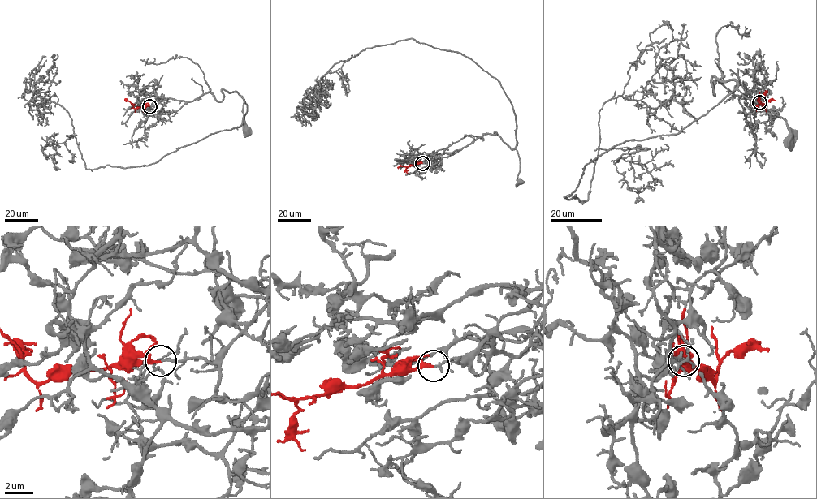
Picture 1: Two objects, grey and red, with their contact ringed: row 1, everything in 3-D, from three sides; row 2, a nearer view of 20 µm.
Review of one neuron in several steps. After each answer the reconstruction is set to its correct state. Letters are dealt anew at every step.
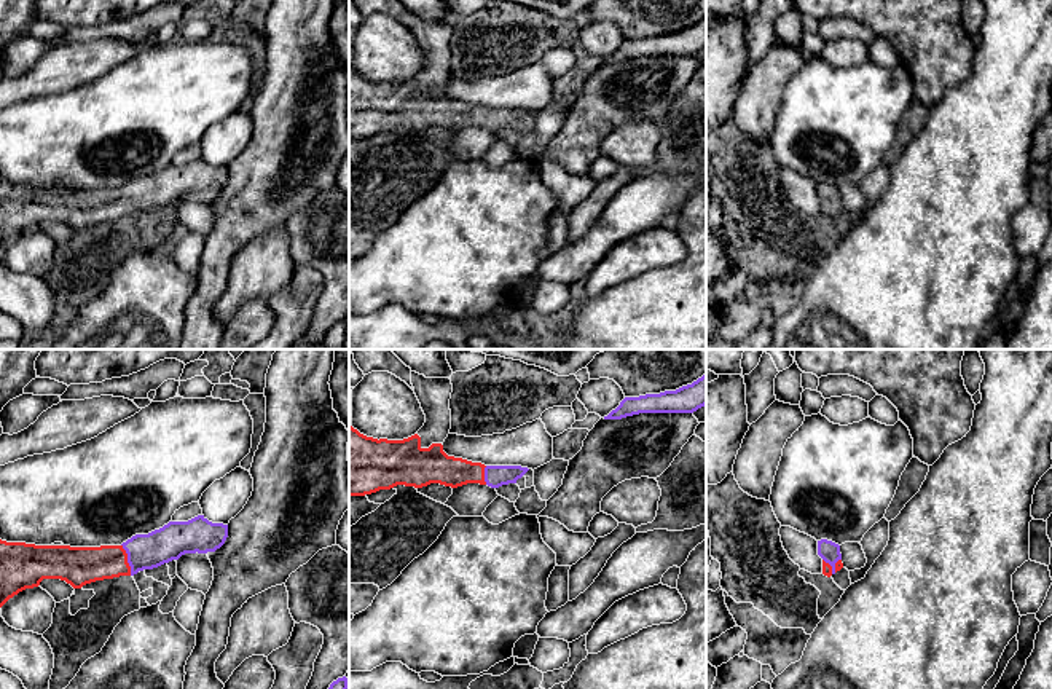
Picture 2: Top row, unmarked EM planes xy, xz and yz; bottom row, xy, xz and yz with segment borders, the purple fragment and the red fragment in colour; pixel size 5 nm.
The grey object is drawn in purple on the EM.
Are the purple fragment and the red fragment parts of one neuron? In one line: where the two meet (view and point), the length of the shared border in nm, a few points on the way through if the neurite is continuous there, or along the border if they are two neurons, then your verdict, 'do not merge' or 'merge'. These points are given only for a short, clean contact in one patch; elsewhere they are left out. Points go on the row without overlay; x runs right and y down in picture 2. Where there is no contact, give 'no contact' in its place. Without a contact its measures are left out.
meets purple in xy at (128, 203); contact 170 nm long; runs through xy (169, 185), (142, 193), (128, 203), (78, 208); merge

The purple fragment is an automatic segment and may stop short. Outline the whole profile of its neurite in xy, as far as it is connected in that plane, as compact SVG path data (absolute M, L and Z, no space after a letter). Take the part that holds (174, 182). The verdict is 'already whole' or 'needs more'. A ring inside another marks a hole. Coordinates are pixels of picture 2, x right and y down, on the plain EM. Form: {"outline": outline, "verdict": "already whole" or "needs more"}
{"outline": "M198 158L135 177L121 188L35 188L0 182L0 250L19 234L38 230L43 222L61 222L81 231L96 223L158 211L185 196L215 195L226 180L228 167Z", "verdict": "needs more"}

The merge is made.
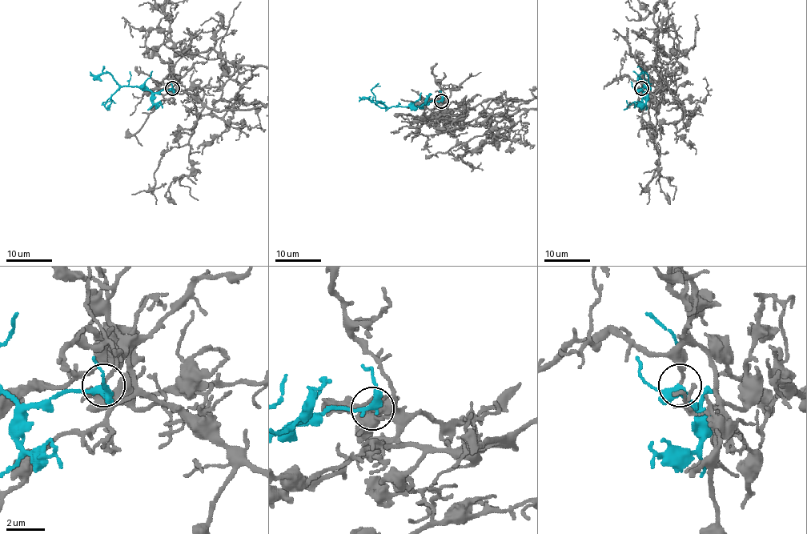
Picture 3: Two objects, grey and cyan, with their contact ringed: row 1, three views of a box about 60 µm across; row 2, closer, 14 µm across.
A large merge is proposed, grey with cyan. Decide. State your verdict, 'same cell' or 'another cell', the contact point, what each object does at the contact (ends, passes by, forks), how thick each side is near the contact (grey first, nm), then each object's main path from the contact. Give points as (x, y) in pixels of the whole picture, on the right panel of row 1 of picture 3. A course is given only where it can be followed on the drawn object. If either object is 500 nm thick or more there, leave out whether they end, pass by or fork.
same cell; at (641, 88); grey ends there; cyan forks there; 150 nm thick on the grey side, 280 nm on the other; cyan runs (641, 88), (644, 92), (647, 86), (648, 88), (641, 100), (630, 104), (626, 100)

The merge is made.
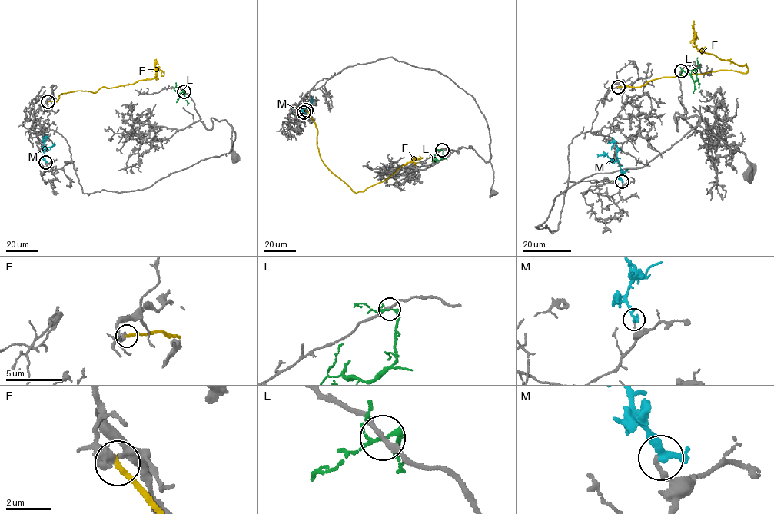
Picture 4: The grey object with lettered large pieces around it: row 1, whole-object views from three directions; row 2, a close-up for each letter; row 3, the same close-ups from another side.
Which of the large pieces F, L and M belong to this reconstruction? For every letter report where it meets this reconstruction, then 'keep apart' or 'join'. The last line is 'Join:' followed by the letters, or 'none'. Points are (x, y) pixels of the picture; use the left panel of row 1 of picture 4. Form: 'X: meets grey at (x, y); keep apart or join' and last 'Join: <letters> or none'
F: meets grey at (48, 101); keep apart
L: meets grey at (184, 91); keep apart
M: meets grey at (45, 162); keep apart
Join: none

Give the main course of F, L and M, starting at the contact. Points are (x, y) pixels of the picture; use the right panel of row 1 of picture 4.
F: (618, 87), (643, 86), (663, 77), (748, 71), (745, 64), (701, 52), (695, 36), (692, 46), (697, 45)
L: (681, 71), (688, 72), (695, 81), (698, 57)
M: (622, 181), (621, 169), (616, 156), (618, 147), (613, 141), (612, 149)

